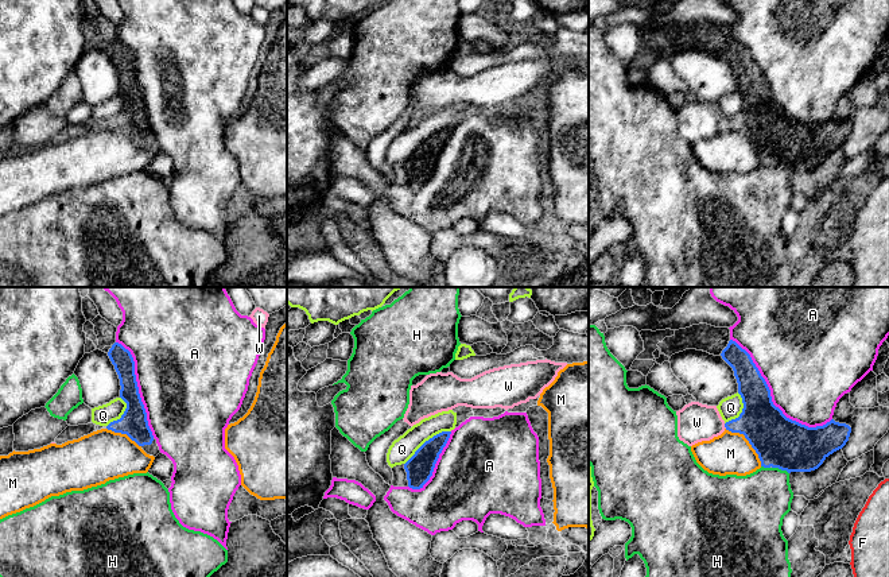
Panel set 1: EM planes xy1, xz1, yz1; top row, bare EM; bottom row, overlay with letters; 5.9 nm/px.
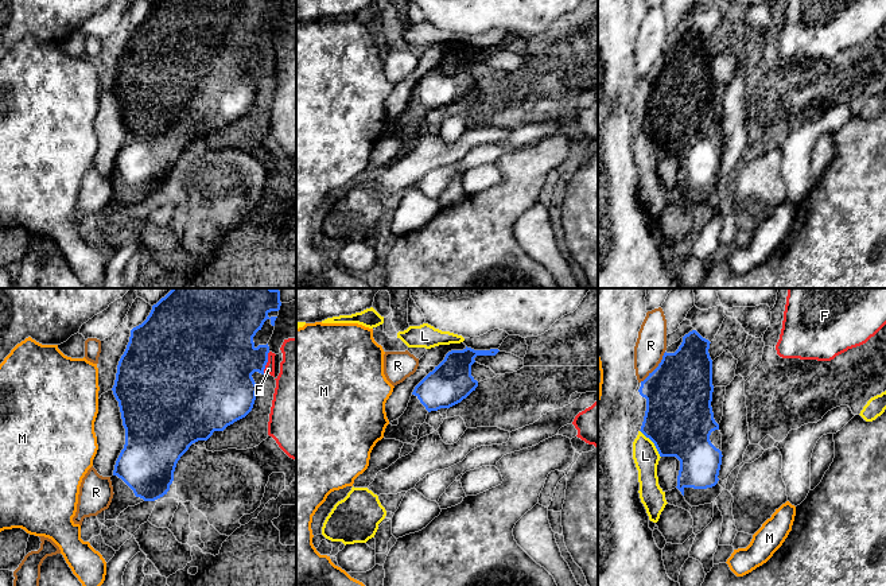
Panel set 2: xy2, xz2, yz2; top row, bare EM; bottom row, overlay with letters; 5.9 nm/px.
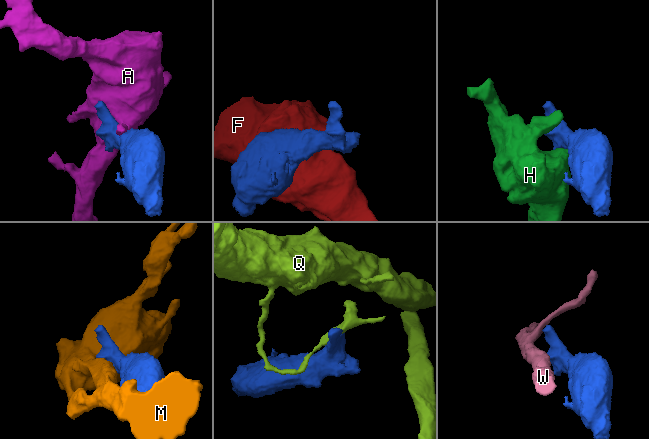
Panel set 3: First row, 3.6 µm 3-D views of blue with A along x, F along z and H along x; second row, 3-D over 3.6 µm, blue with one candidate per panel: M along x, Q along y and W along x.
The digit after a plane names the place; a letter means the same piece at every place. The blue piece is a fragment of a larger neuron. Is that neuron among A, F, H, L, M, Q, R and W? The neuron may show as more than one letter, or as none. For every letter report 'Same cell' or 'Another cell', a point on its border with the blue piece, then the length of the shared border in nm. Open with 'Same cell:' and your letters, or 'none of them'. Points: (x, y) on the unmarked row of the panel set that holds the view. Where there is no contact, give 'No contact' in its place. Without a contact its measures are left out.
Same cell: none of them
A: Another cell. Touches blue at yz1 (771, 97). Shared border 800 nm
F: Another cell. Touches blue at xy2 (267, 59). Shared border 140 nm
H: Another cell. Touches blue at yz1 (780, 166). Shared border 110 nm
L: Another cell. Touches blue at yz2 (653, 140). Shared border 200 nm
M: Another cell. Touches blue at yz1 (748, 138). Shared border 320 nm
Q: Another cell. Touches blue at xz1 (426, 139). Shared border 340 nm
R: Another cell. Touches blue at yz2 (656, 66). Shared border 240 nm
W: Another cell. Touches blue at yz1 (725, 124). Shared border 40 nm

